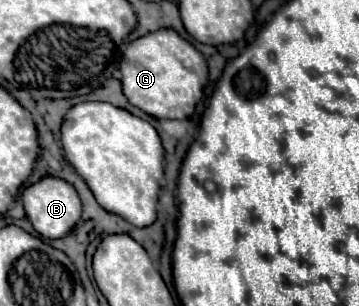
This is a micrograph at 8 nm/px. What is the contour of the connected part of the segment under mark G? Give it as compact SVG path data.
M170 29L152 31L128 43L122 53L120 73L128 101L156 119L188 119L202 99L202 87L208 81L208 67L202 53Z

